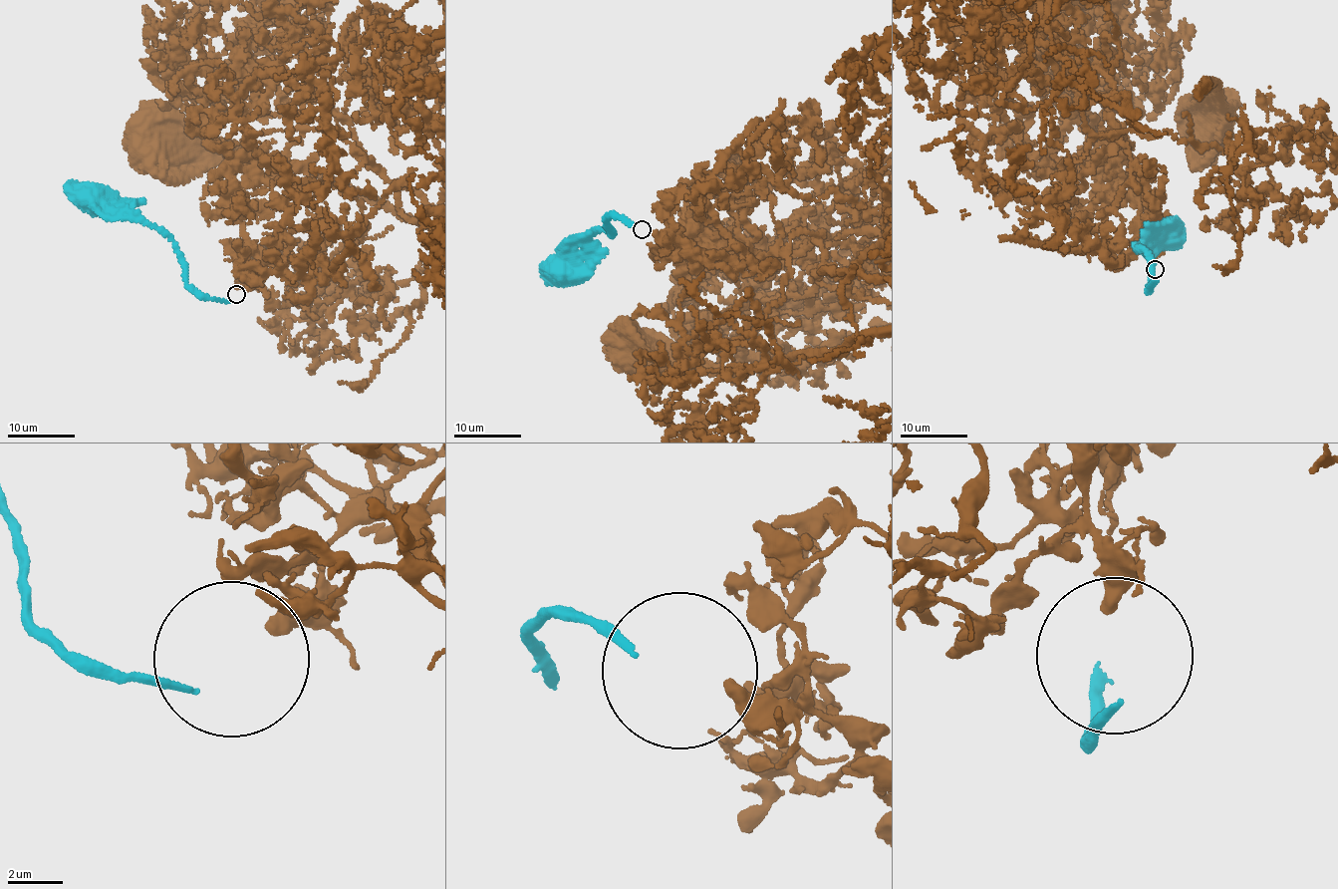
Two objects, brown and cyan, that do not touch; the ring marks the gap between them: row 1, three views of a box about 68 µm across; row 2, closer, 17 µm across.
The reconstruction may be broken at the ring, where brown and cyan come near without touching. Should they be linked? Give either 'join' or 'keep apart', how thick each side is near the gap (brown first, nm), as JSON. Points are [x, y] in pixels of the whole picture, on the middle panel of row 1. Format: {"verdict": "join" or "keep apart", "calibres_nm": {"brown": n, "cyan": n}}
{"verdict": "keep apart", "calibres_nm": {"brown": 500, "cyan": 240}}

